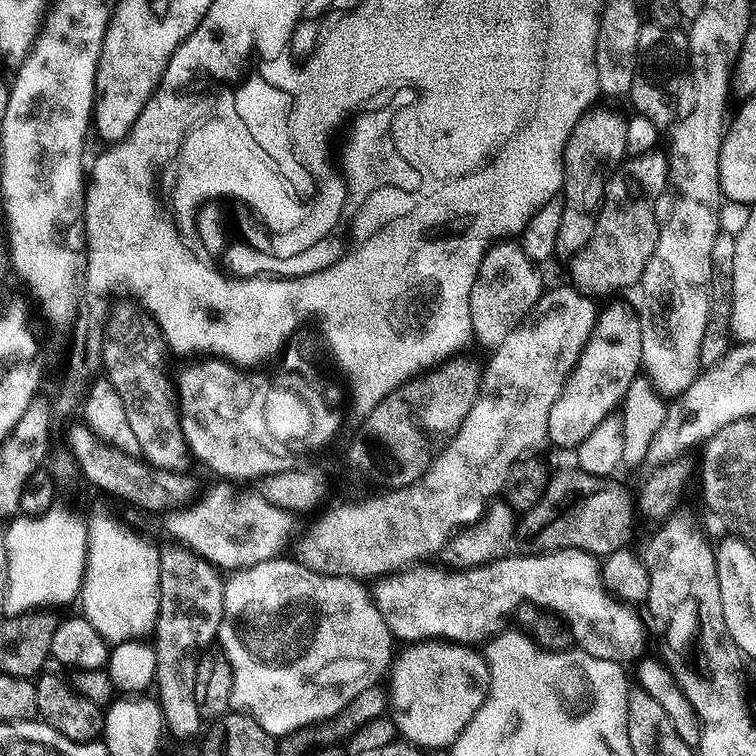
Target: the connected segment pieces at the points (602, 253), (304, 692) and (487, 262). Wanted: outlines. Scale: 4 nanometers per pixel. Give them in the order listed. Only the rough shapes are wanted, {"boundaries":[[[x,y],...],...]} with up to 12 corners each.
{"boundaries":[[[668,157],[625,159],[571,257],[593,297],[637,283],[654,254]],[[296,560],[224,582],[233,709],[272,736],[381,683],[369,589]],[[497,242],[470,294],[475,343],[501,344],[546,291],[537,261]]]}

